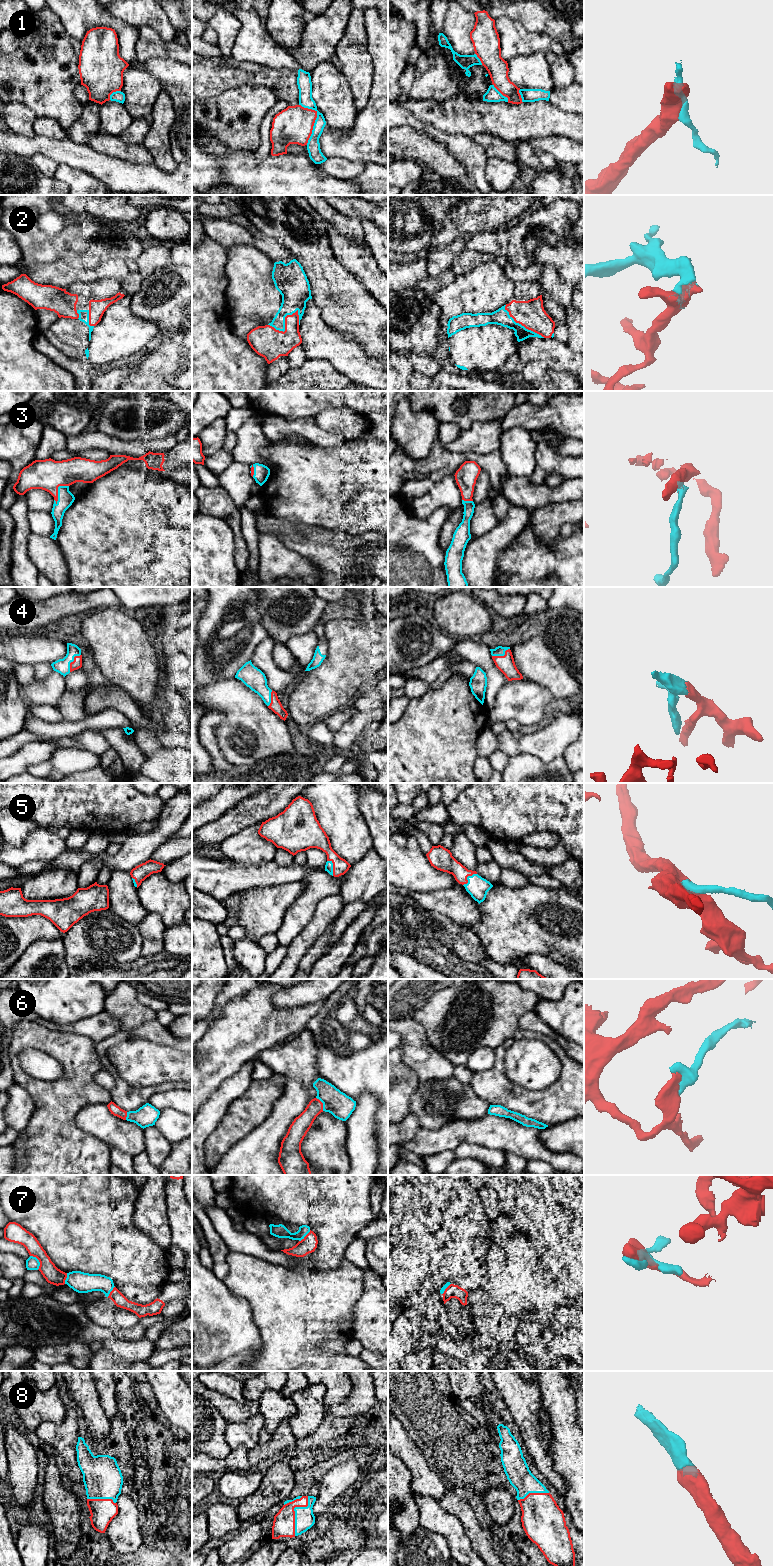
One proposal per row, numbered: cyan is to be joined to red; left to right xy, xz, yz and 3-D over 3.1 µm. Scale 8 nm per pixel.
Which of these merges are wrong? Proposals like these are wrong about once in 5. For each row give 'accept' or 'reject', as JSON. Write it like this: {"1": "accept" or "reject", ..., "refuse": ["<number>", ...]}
{"1": "reject", "2": "accept", "3": "accept", "4": "accept", "5": "accept", "6": "accept", "7": "accept", "8": "accept", "refuse": ["1"]}

